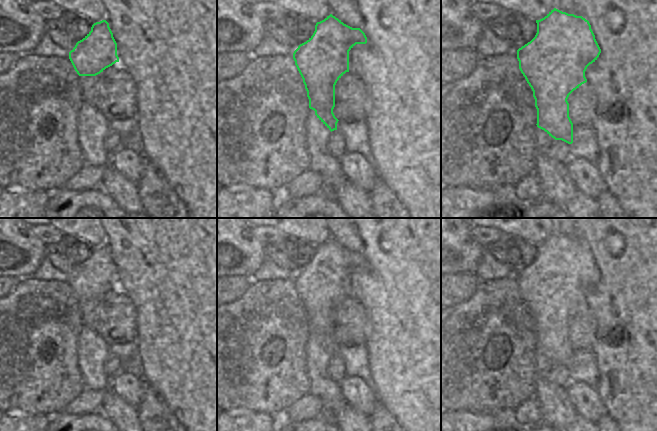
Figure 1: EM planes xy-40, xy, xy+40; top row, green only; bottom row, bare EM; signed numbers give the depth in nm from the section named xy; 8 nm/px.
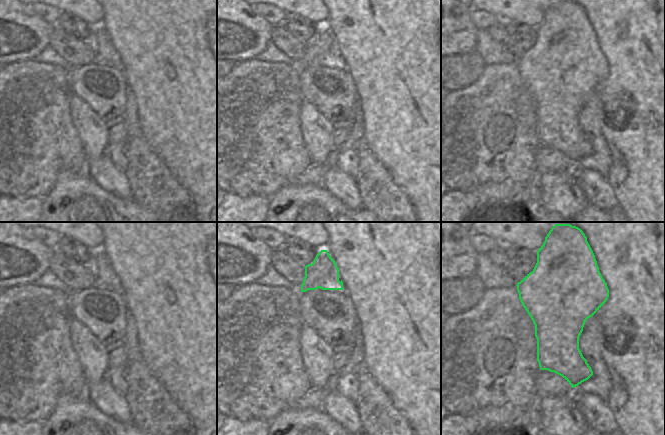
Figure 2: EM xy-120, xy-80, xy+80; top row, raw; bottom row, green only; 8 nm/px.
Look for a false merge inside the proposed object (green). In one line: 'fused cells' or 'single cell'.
fused cells

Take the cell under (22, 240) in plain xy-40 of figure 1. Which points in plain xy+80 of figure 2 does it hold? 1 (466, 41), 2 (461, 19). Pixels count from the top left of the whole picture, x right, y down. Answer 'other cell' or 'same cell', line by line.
1: same cell
2: same cell

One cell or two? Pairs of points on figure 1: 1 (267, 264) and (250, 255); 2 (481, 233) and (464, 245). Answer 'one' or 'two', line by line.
1: two
2: two

